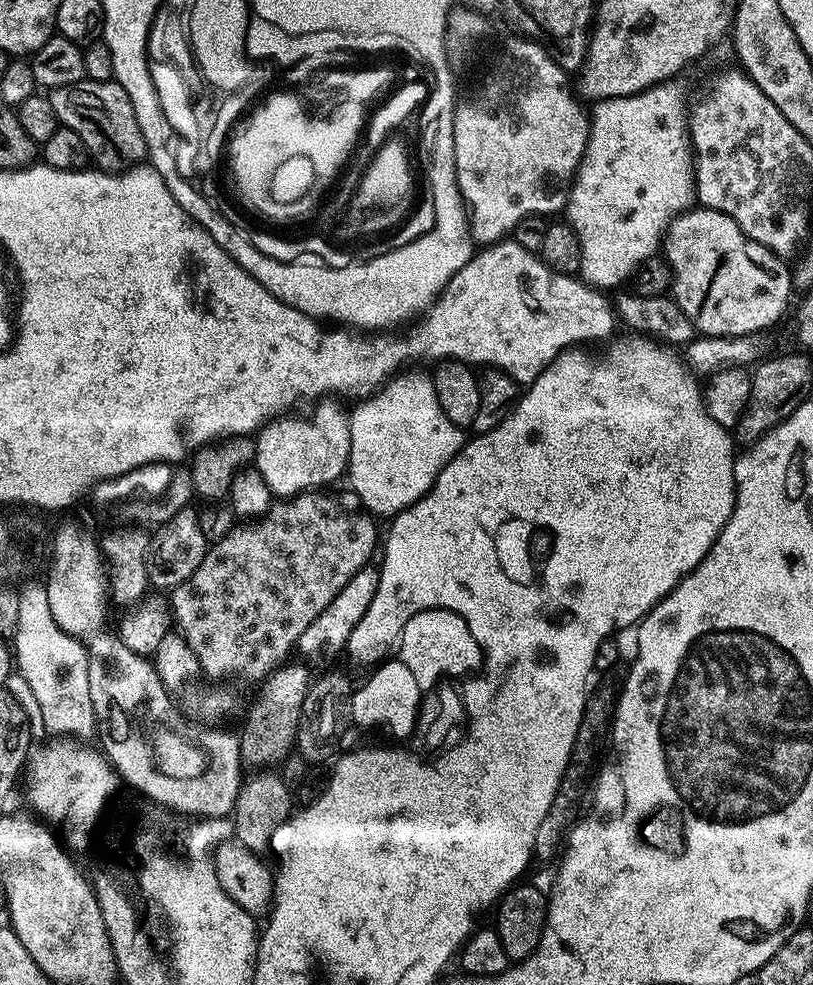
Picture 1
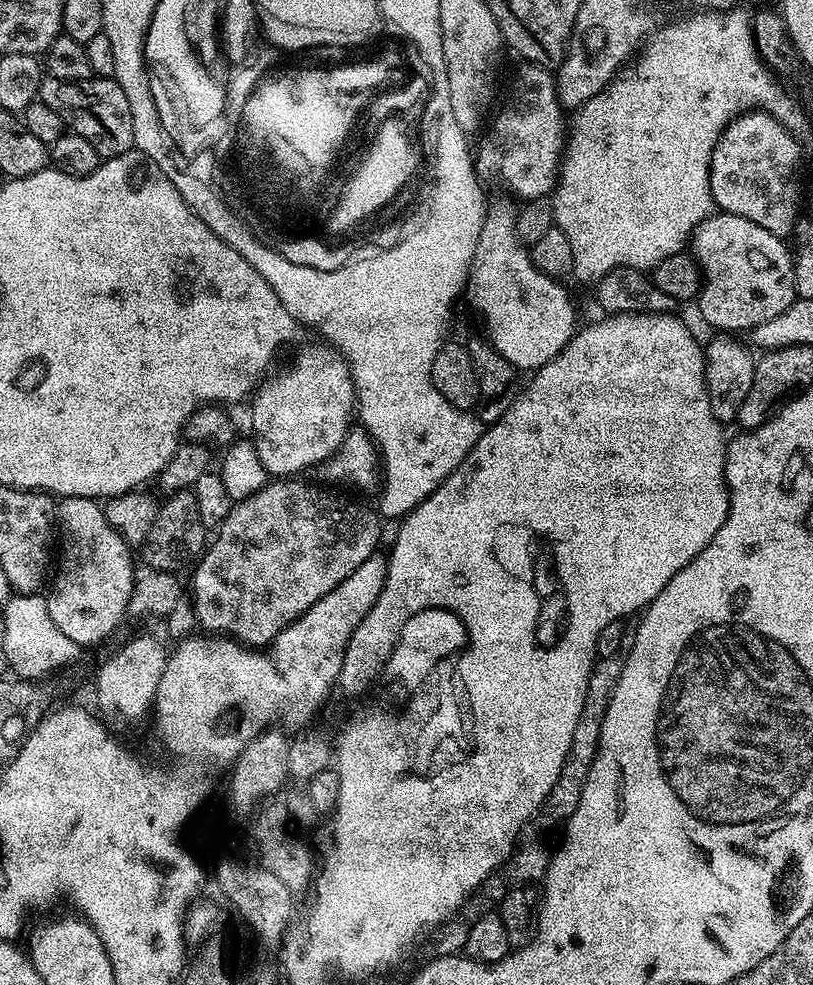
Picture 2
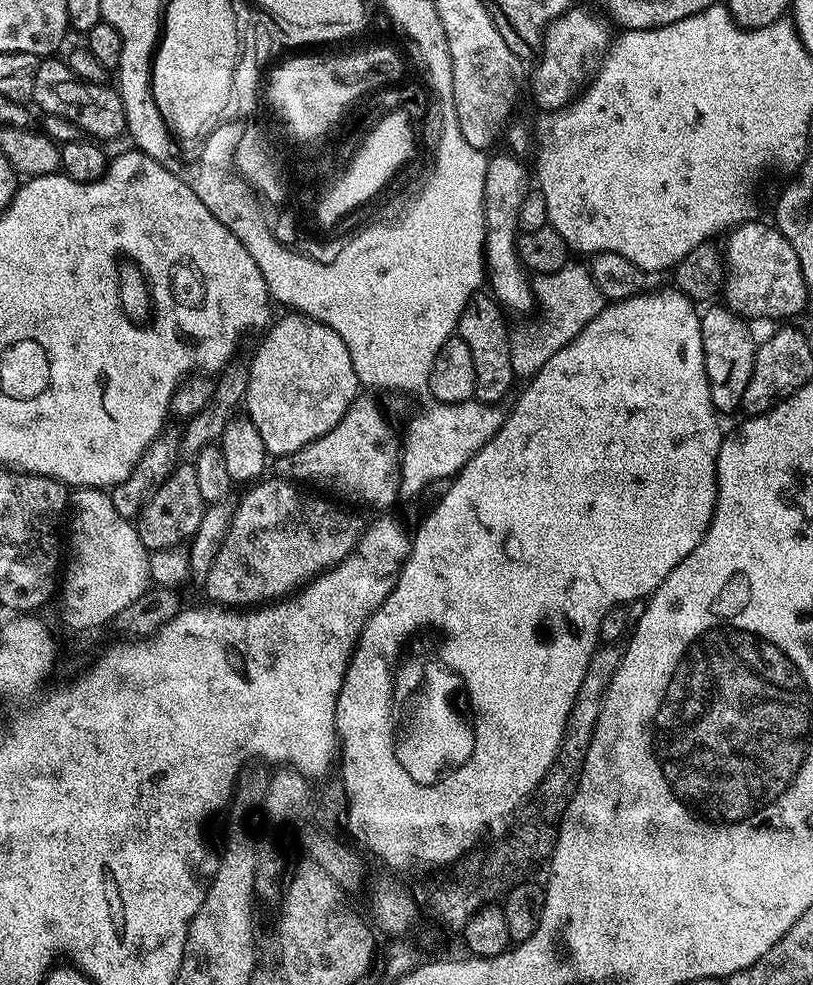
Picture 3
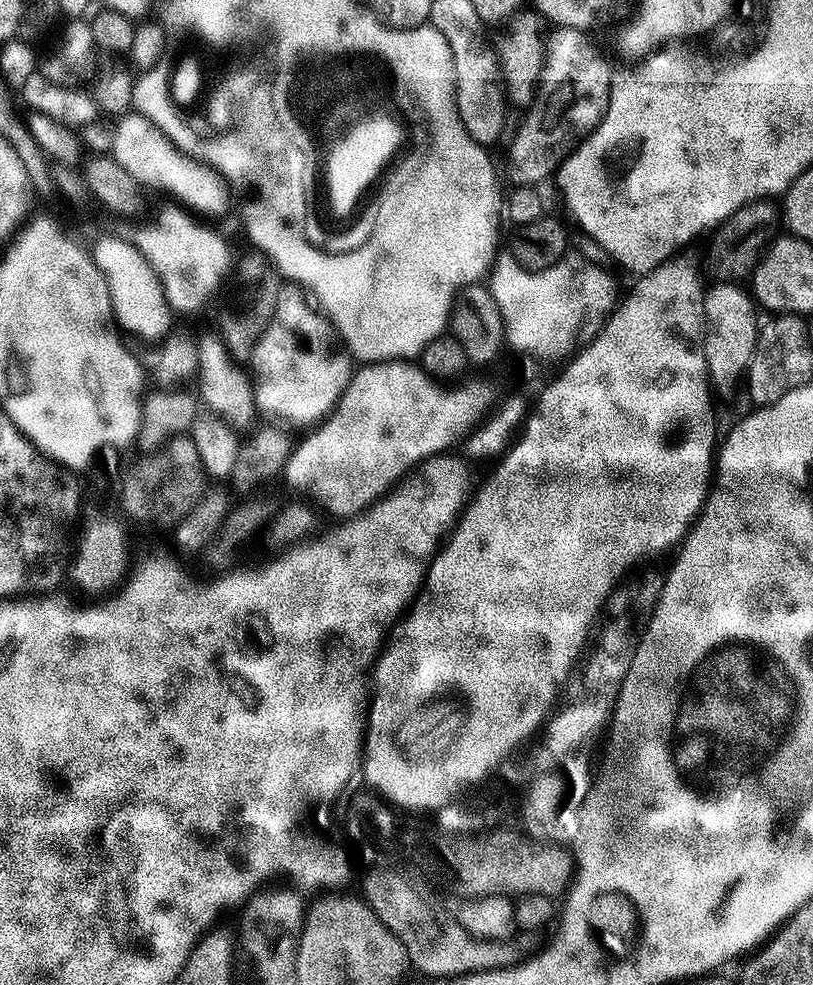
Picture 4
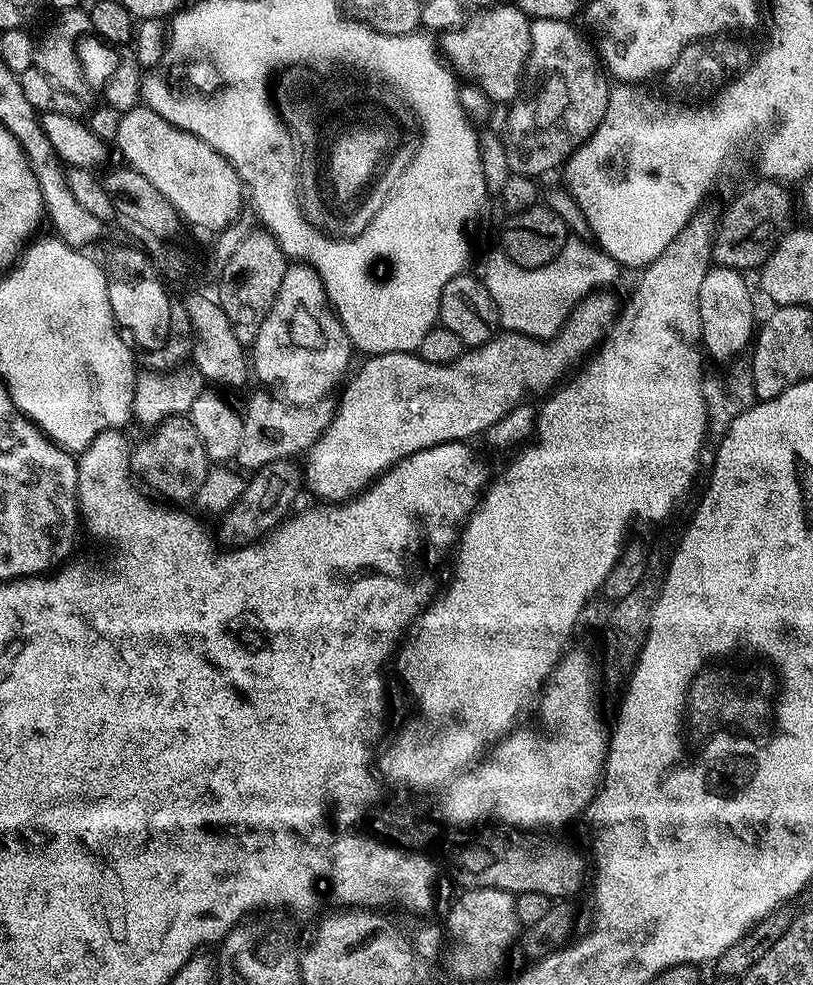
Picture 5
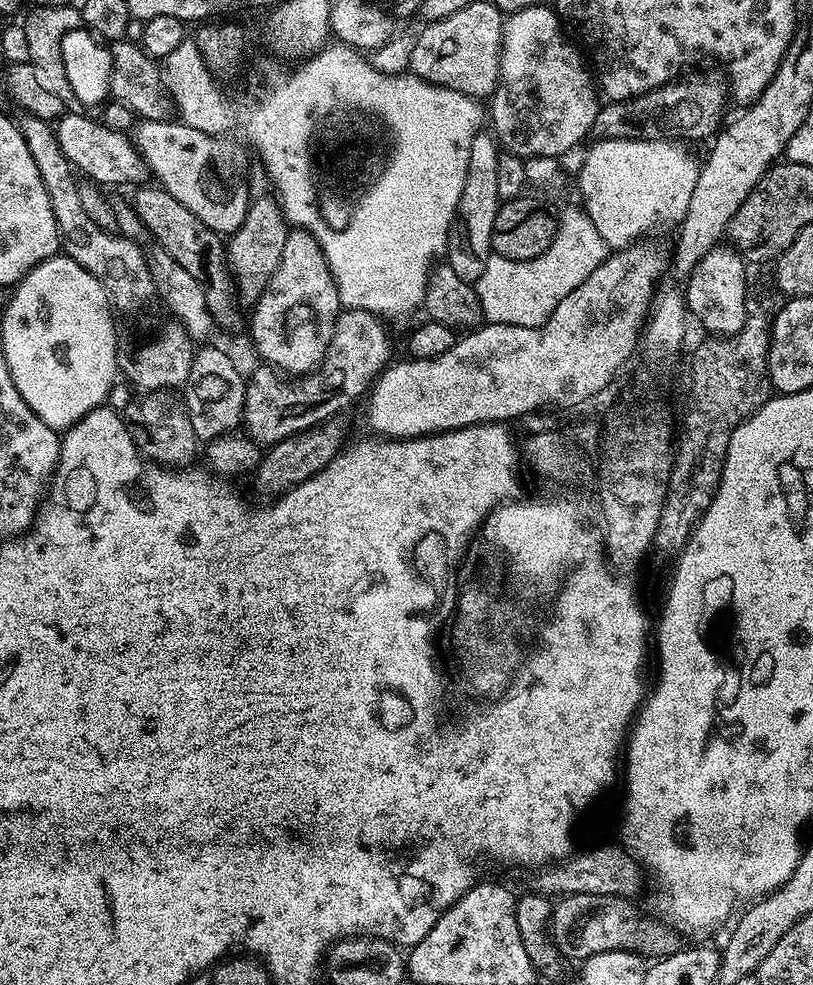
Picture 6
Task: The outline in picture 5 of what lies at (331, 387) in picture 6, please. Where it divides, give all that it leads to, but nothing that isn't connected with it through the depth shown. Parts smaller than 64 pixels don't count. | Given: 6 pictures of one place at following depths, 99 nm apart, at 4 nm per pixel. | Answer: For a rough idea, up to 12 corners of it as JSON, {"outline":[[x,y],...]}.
{"outline":[[254,393],[235,463],[255,470],[305,453],[337,401]]}

